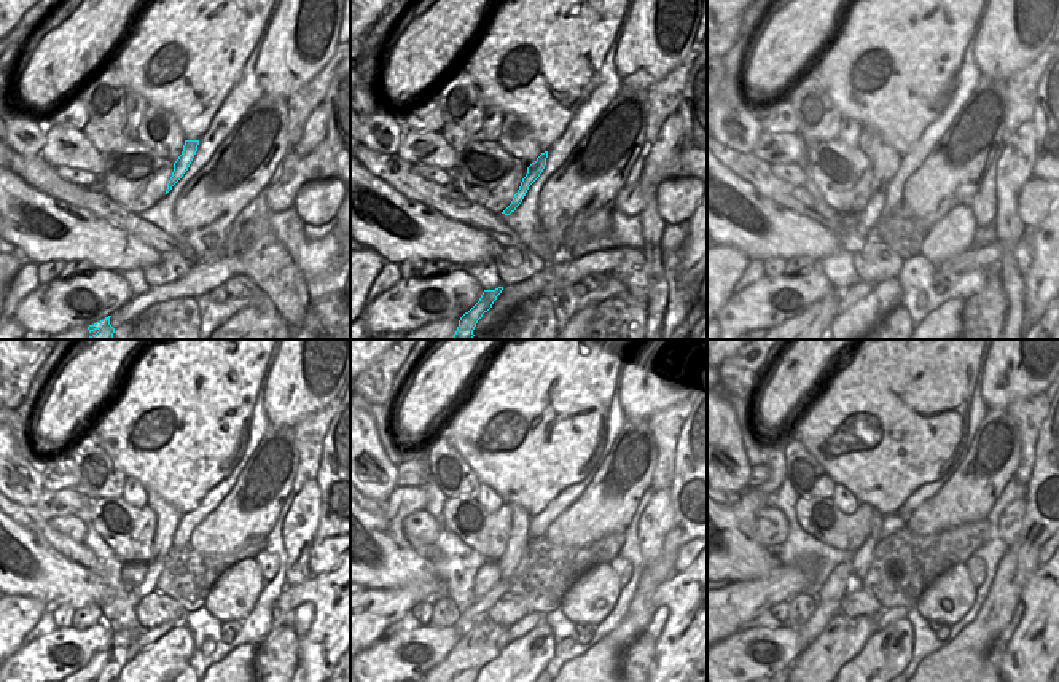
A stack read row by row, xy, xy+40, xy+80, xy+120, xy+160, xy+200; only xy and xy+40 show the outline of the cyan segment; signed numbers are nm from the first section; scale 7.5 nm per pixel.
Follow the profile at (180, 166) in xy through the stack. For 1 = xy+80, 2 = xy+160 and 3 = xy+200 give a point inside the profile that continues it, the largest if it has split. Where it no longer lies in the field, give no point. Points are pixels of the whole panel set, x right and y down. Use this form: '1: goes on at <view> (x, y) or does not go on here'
1: goes on at xy+80 (870, 214)
2: goes on at xy+160 (468, 606)
3: goes on at xy+200 (825, 611)

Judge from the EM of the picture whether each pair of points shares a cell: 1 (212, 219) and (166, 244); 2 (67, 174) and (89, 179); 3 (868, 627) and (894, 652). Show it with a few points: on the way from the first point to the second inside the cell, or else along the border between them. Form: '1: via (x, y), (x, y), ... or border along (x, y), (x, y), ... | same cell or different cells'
1: border along (183, 239), (195, 250), (196, 263) | different cells
2: via (72, 176), (85, 179) | same cell
3: border along (876, 630), (851, 660) | different cells

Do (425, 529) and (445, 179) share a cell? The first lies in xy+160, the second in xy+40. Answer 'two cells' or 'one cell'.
one cell

